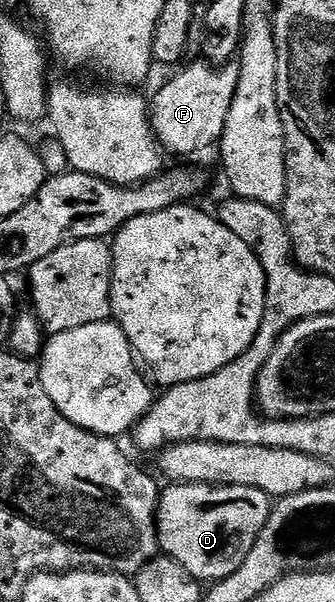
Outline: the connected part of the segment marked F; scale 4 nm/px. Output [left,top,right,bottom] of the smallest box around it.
[150,61,238,155]

